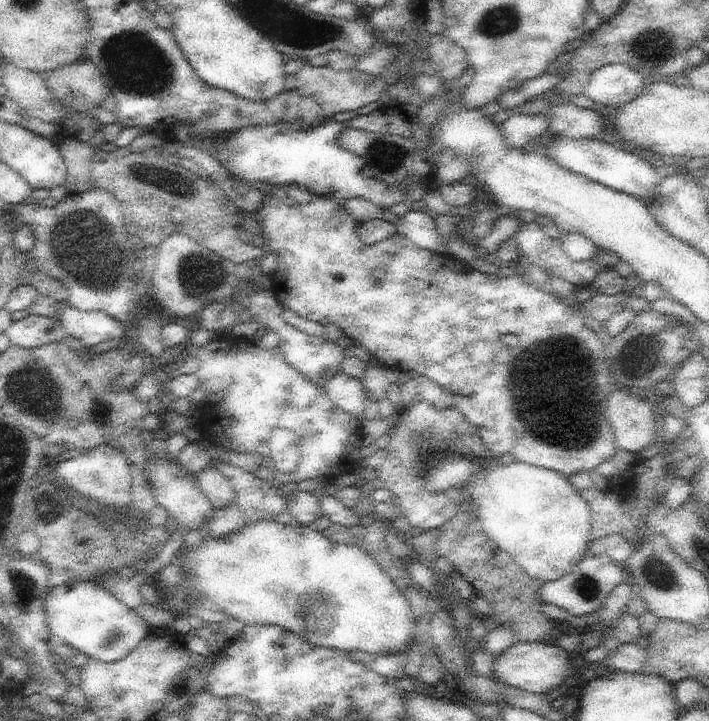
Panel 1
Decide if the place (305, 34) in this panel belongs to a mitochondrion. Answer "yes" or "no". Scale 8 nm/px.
yes

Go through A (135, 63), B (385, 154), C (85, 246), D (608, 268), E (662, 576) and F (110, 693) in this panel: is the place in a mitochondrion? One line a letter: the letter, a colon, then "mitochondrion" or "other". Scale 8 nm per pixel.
A: mitochondrion
B: mitochondrion
C: mitochondrion
D: other
E: mitochondrion
F: mitochondrion

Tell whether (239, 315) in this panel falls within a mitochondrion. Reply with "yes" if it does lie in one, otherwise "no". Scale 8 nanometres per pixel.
no

